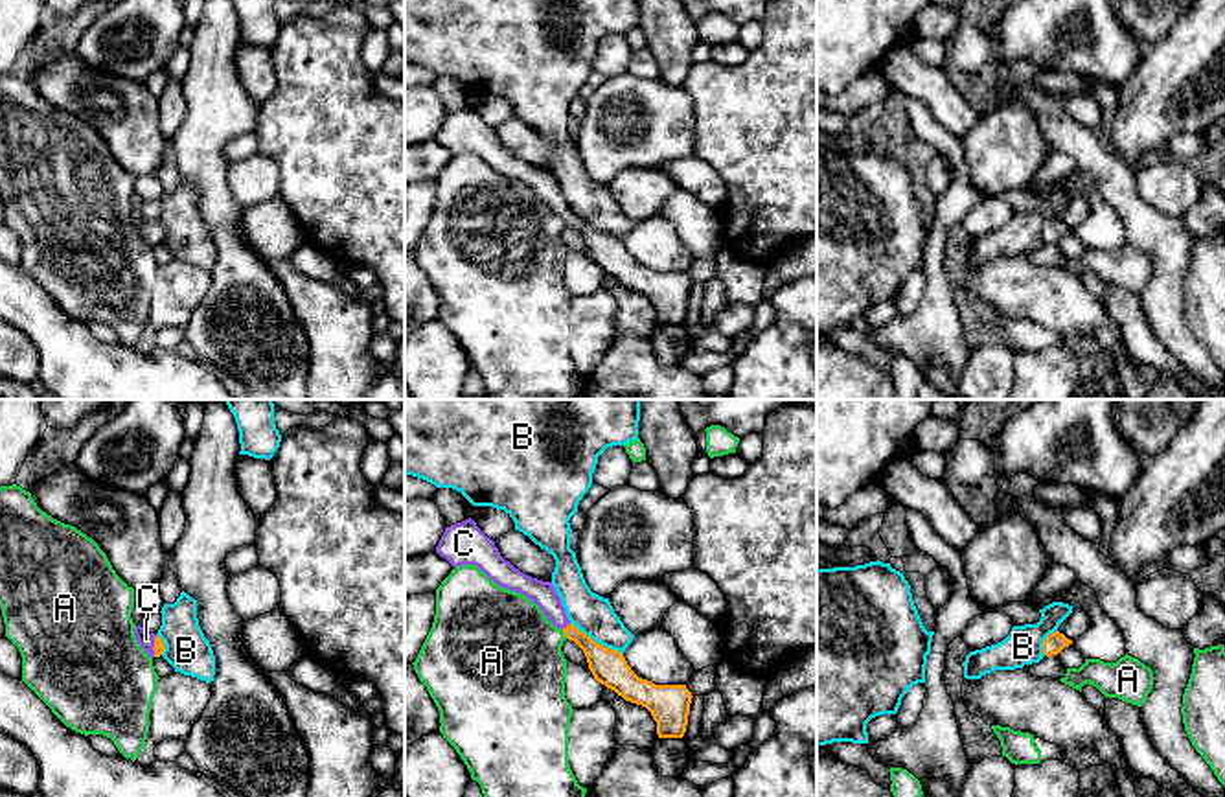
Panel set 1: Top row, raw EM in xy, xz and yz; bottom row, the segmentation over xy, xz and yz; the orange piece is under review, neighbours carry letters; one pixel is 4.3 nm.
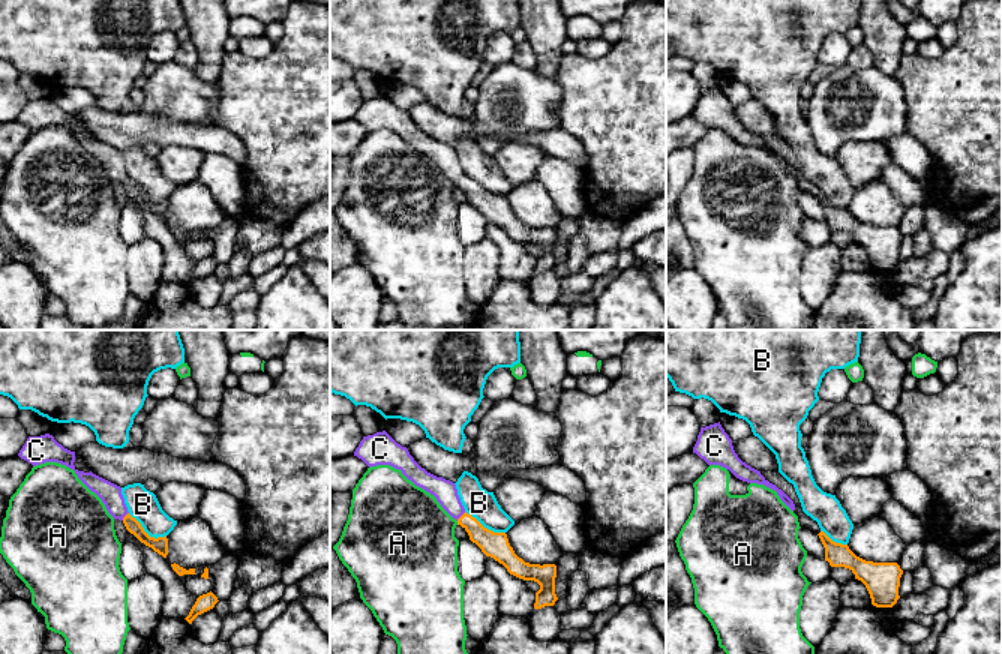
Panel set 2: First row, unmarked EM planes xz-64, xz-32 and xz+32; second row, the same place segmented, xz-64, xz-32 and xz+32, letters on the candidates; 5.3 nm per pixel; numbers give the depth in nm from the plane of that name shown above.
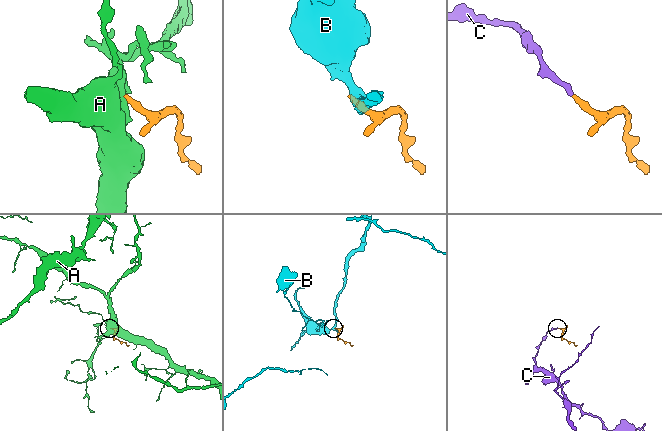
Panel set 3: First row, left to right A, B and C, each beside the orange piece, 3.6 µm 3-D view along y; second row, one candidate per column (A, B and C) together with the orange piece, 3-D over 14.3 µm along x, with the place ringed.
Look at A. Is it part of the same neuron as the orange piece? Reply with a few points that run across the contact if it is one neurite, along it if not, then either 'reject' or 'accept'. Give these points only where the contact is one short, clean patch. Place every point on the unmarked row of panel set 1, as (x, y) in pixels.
xz (561, 218), (567, 225) | reject

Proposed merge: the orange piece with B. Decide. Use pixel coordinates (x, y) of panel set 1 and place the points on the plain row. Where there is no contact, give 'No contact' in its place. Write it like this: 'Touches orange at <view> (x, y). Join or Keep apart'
Touches orange at xz (596, 231). Keep apart

